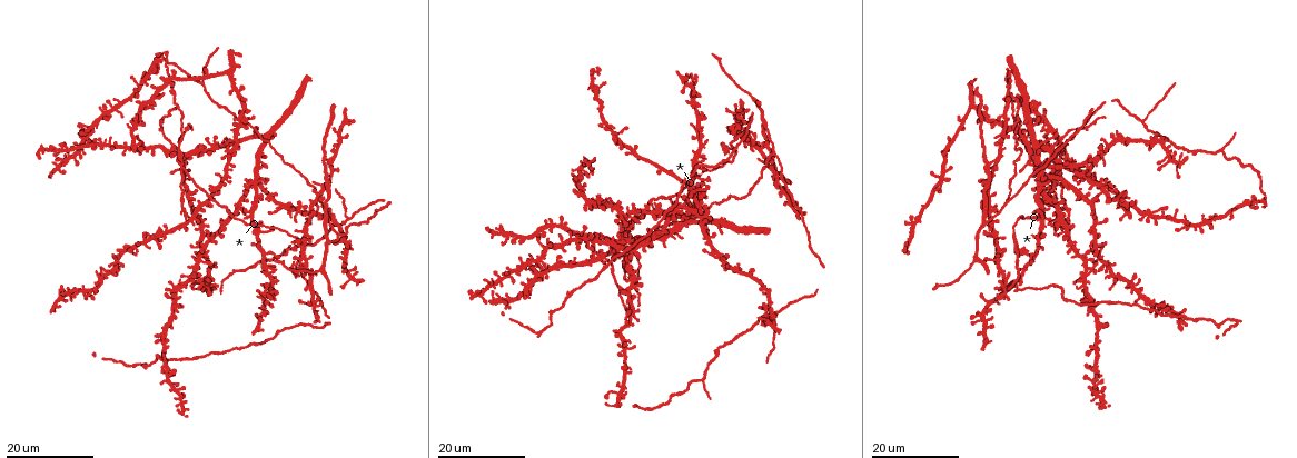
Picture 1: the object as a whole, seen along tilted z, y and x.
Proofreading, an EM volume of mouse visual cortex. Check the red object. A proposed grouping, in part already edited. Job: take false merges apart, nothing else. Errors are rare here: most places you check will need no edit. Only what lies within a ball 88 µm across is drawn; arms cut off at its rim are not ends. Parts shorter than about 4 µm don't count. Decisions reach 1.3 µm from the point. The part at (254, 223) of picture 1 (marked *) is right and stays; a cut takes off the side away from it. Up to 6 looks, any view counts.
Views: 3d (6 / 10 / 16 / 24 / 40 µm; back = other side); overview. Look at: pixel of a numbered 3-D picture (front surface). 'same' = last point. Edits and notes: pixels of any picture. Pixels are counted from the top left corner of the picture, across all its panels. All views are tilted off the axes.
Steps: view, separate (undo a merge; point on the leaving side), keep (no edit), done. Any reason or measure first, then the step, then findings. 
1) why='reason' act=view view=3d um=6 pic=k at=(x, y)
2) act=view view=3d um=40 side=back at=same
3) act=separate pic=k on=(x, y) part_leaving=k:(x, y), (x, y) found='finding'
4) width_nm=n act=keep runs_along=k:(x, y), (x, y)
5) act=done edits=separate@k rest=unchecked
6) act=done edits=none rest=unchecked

why='small branch off a trunk' act=view view=3d um=24 pic=1 at=(170, 149)

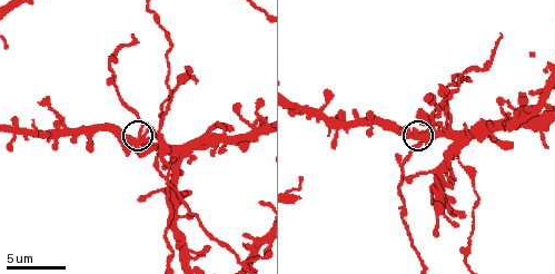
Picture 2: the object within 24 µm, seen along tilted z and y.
act=view view=3d um=10 pic=2 at=(137, 137)

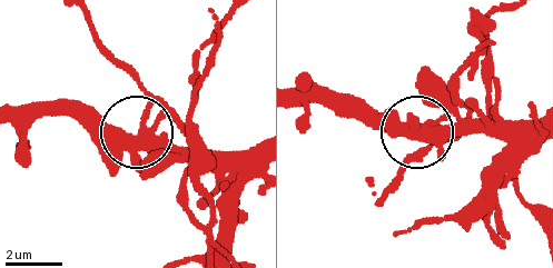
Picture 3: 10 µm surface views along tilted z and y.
act=view view=3d um=10 side=back pic=3 at=(140, 133)

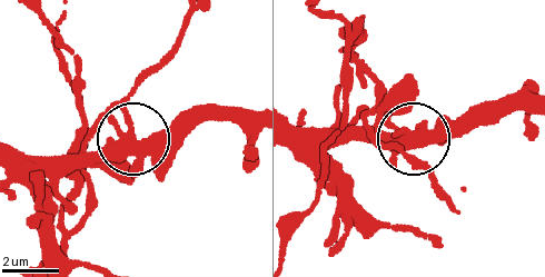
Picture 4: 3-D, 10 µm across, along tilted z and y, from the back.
width_nm=420 act=keep found='continuous, no second neuron'

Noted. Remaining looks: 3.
why='small branch off a trunk' act=view view=3d um=16 pic=1 at=(1016, 240)

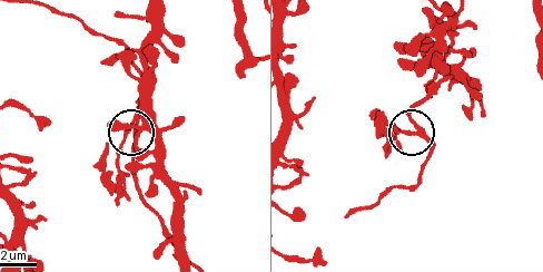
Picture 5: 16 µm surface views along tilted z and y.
act=view view=3d um=6 pic=5 at=(408, 131)

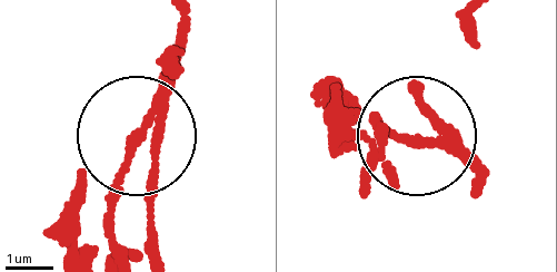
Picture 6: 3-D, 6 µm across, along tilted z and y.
width_nm=180 act=separate pic=6 on=(122, 175) part_leaving=6:(151, 103), (109, 215), (111, 258) found='two neurons meet here'

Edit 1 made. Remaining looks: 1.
why='four-way junction' act=view view=3d um=6 pic=2 at=(165, 178)

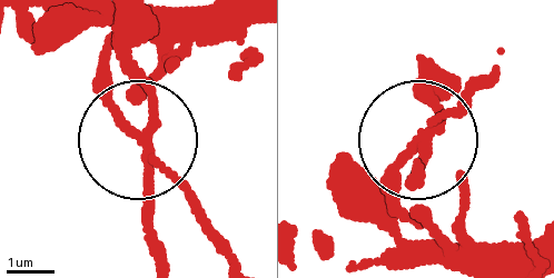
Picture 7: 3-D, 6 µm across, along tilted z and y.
width_nm=190 act=separate pic=7 on=(142, 71) found='a second neuron is stuck on'

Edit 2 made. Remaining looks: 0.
act=done edits=separate@6,separate@7 rest=unchecked

